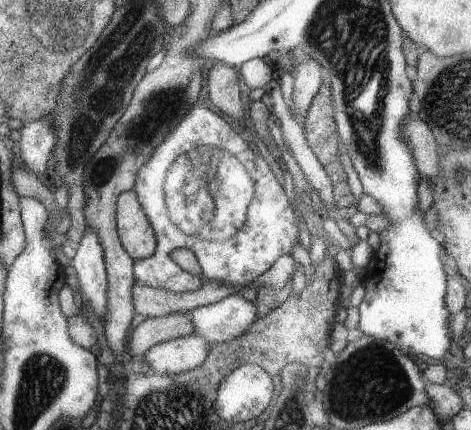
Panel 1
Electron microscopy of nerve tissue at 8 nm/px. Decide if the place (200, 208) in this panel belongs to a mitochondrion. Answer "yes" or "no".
yes

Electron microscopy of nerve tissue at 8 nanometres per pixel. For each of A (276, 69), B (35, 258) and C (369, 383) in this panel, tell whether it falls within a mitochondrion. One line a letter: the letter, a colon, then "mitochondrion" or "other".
A: other
B: other
C: mitochondrion

